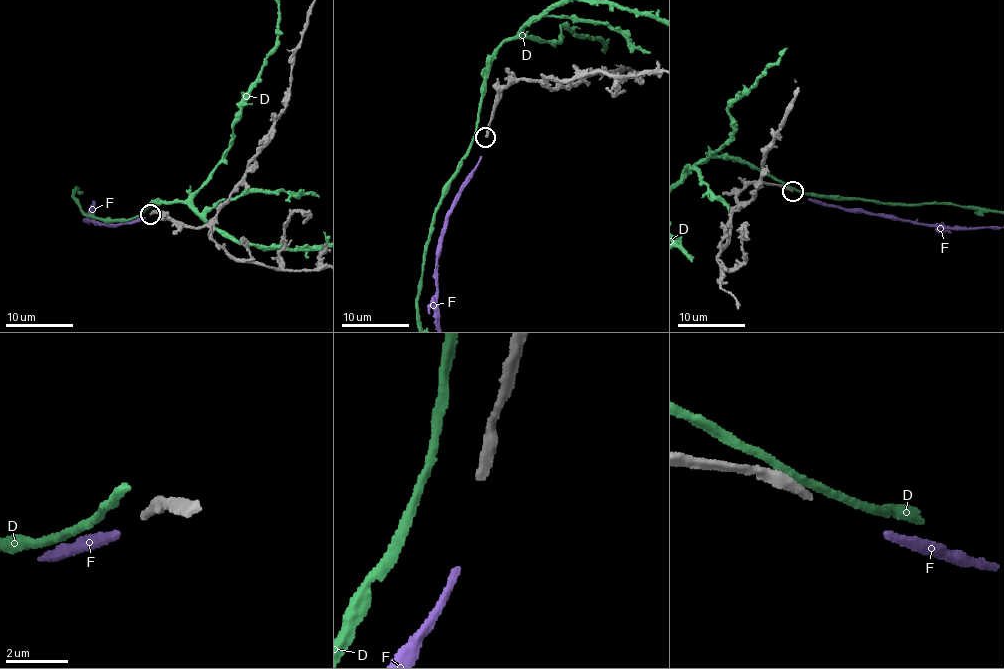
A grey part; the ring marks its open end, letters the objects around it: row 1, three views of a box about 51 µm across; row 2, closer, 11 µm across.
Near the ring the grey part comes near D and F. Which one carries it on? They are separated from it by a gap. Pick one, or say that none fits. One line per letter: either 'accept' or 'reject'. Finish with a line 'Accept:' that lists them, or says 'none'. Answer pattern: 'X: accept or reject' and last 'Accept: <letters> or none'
D: reject
F: accept
Accept: F

